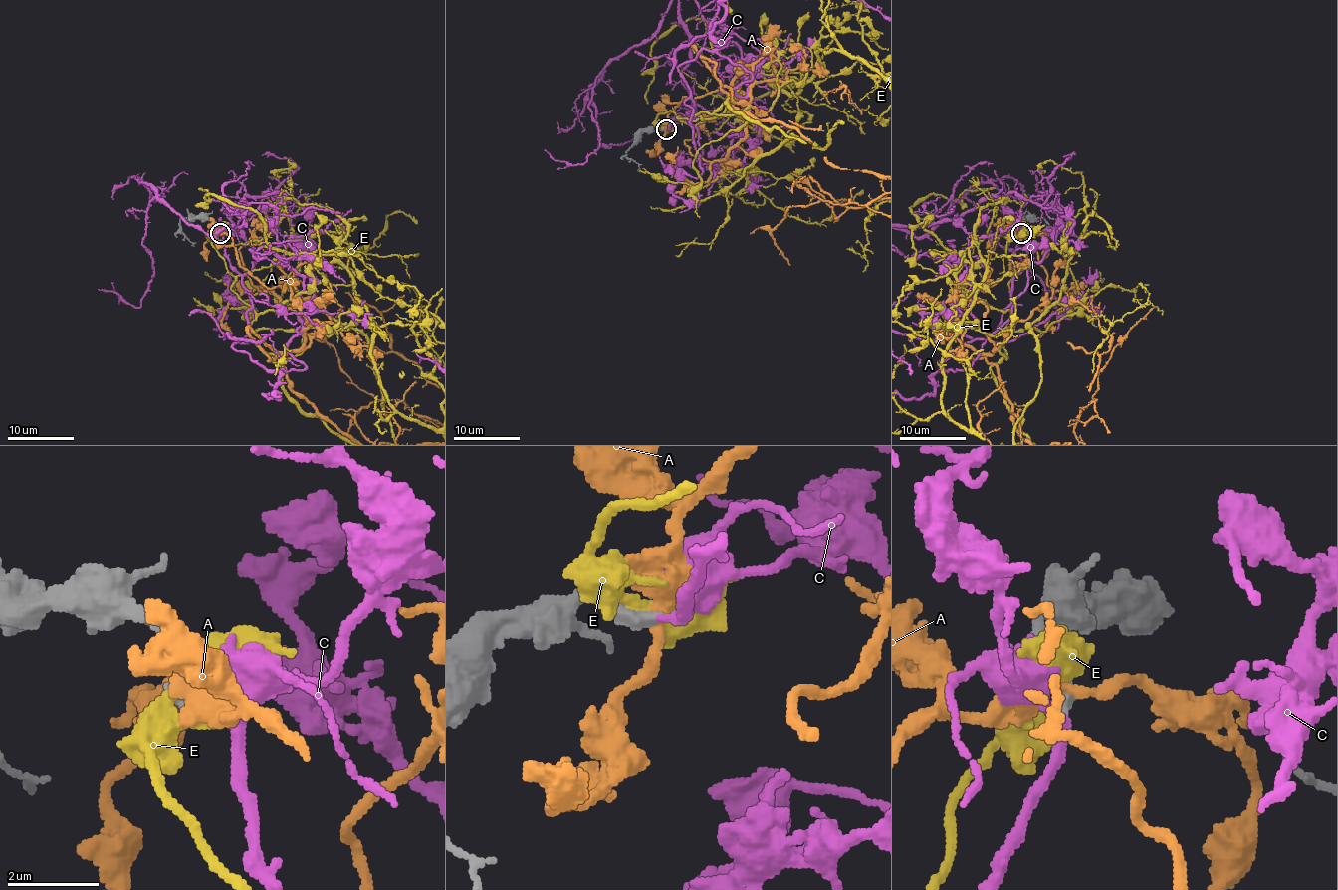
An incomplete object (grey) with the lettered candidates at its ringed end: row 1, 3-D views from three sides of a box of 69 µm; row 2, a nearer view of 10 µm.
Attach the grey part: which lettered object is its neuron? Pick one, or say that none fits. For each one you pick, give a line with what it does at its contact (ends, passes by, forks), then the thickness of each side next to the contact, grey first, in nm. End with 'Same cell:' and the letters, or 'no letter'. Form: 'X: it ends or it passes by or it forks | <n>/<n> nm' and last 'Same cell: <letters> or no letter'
C: it passes by | 360/220 nm
Same cell: C

